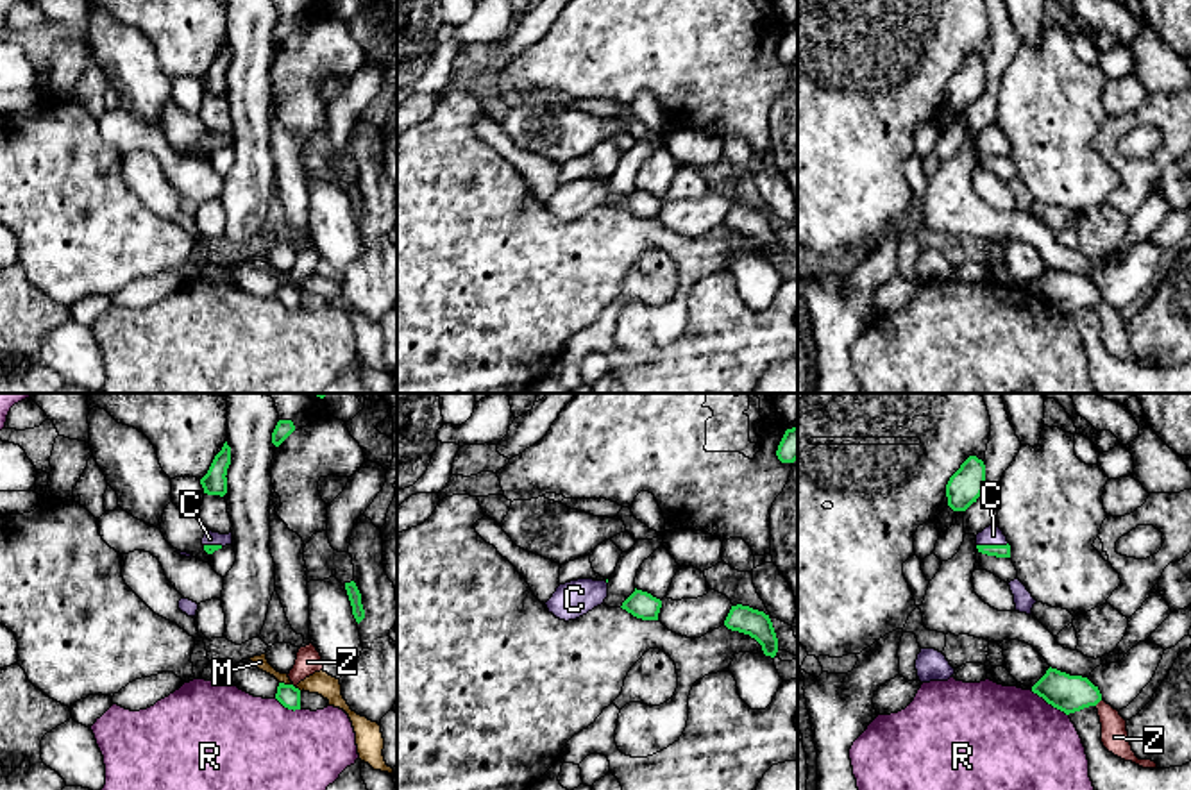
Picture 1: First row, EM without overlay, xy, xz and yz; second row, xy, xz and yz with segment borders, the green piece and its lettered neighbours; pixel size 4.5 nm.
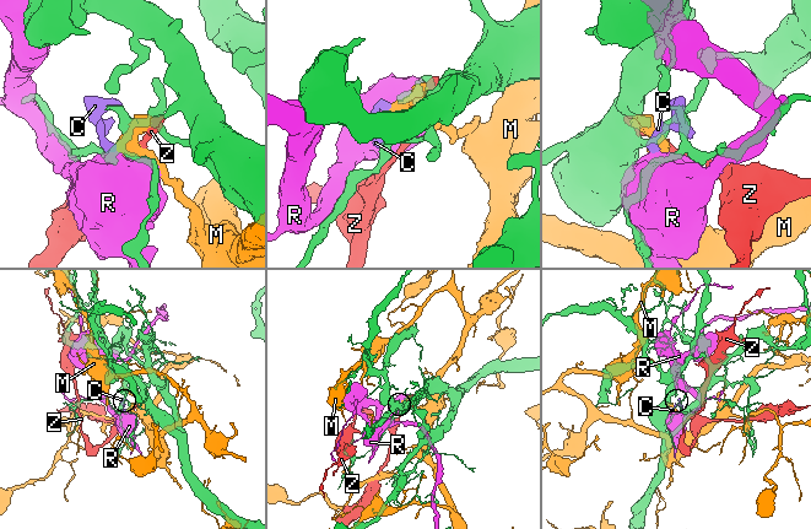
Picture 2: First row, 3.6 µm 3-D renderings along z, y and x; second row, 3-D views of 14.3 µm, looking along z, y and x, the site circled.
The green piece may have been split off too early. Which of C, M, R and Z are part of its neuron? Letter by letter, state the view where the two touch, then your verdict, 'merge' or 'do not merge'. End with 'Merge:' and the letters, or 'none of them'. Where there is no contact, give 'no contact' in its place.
C: meets green in yz; merge
M: meets green in xy; do not merge
R: meets green in yz; do not merge
Z: meets green in yz; do not merge
Merge: C

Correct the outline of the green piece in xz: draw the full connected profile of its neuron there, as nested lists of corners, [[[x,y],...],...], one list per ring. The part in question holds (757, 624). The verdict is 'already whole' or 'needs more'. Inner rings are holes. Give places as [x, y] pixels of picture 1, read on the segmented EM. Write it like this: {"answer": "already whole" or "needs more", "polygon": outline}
{"answer": "already whole", "polygon": [[[742,604],[731,606],[724,626],[731,631],[739,631],[755,638],[762,645],[765,656],[776,656],[778,638],[769,615],[764,611]]]}

